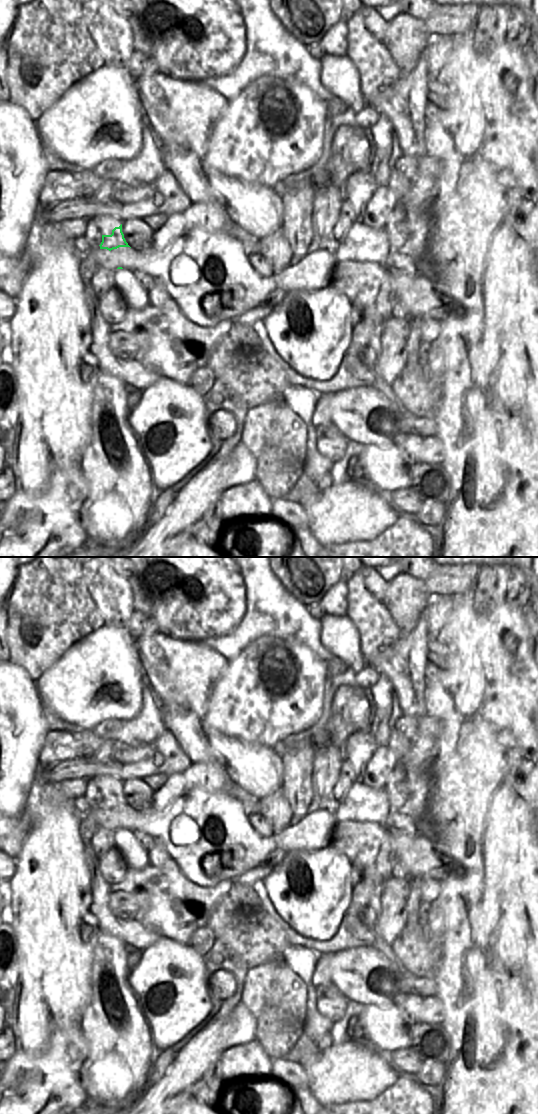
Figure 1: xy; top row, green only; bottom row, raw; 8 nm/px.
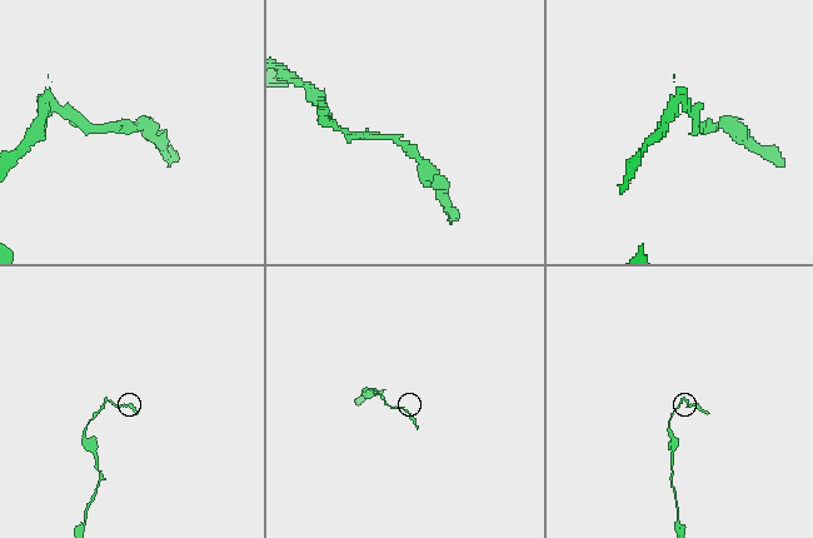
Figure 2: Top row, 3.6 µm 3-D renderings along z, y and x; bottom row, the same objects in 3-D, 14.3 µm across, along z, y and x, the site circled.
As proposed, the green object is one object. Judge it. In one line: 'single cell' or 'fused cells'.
fused cells

